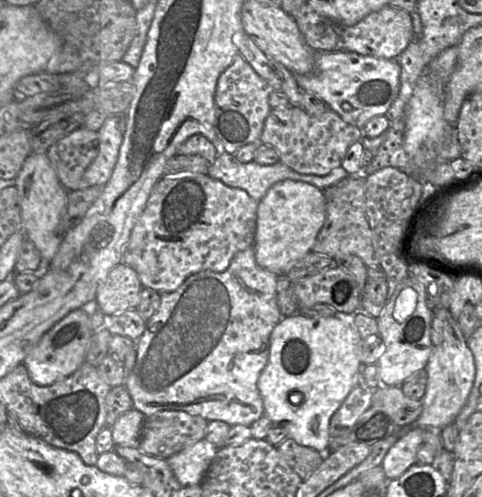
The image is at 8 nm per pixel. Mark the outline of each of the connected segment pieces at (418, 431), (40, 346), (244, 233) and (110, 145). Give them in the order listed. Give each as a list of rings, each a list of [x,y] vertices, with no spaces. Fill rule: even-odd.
[[[413,425],[389,449],[382,462],[388,479],[398,478],[407,468],[416,463],[419,447],[424,443],[424,428]]]
[[[79,308],[68,313],[42,335],[22,362],[31,381],[39,386],[50,386],[73,374],[85,362],[91,335],[91,322],[85,309]]]
[[[177,173],[162,177],[153,187],[125,248],[123,262],[137,274],[143,287],[158,293],[173,292],[192,274],[203,270],[225,271],[239,251],[253,248],[259,201],[245,190],[229,187],[208,174]]]
[[[109,115],[97,130],[99,148],[93,162],[80,179],[77,190],[105,186],[110,180],[119,157],[124,133],[119,130],[121,115]]]

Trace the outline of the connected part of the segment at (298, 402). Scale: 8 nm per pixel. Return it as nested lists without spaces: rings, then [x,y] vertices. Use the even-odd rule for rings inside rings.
[[[302,314],[284,316],[272,330],[270,335],[268,362],[265,368],[262,370],[257,382],[258,390],[264,403],[264,415],[266,415],[274,425],[283,426],[287,430],[288,438],[292,438],[298,444],[313,448],[324,454],[328,450],[331,439],[329,434],[330,419],[342,405],[343,401],[346,399],[354,386],[358,383],[361,370],[362,363],[360,361],[360,337],[355,324],[354,327],[351,327],[350,324],[346,324],[335,315],[329,317],[311,317]]]

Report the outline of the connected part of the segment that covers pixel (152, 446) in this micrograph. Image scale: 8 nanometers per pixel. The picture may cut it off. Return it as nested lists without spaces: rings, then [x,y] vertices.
[[[163,410],[149,417],[145,417],[142,435],[138,441],[140,451],[161,458],[168,459],[172,455],[192,446],[206,437],[208,422],[201,416],[191,415],[186,411]]]

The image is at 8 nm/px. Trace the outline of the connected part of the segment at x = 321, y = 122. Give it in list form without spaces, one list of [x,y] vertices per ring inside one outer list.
[[[301,107],[274,108],[267,115],[259,143],[274,148],[279,161],[300,174],[324,176],[341,166],[348,148],[361,140],[362,130],[345,122],[327,107],[321,115],[308,114]]]

